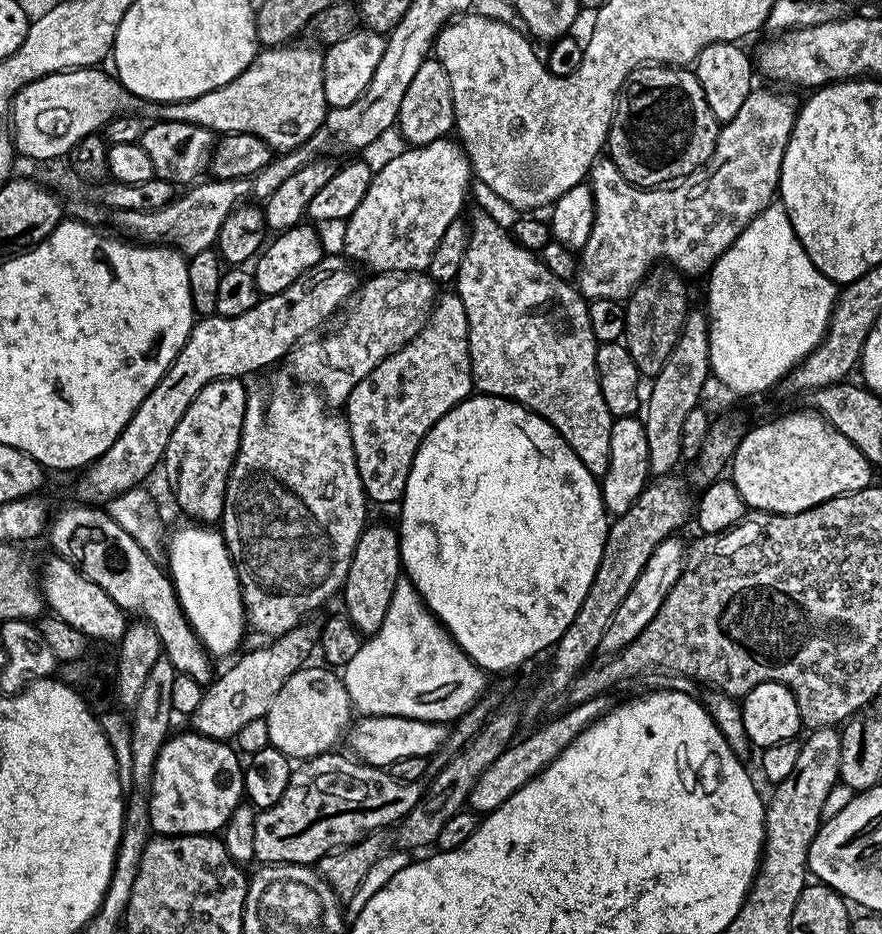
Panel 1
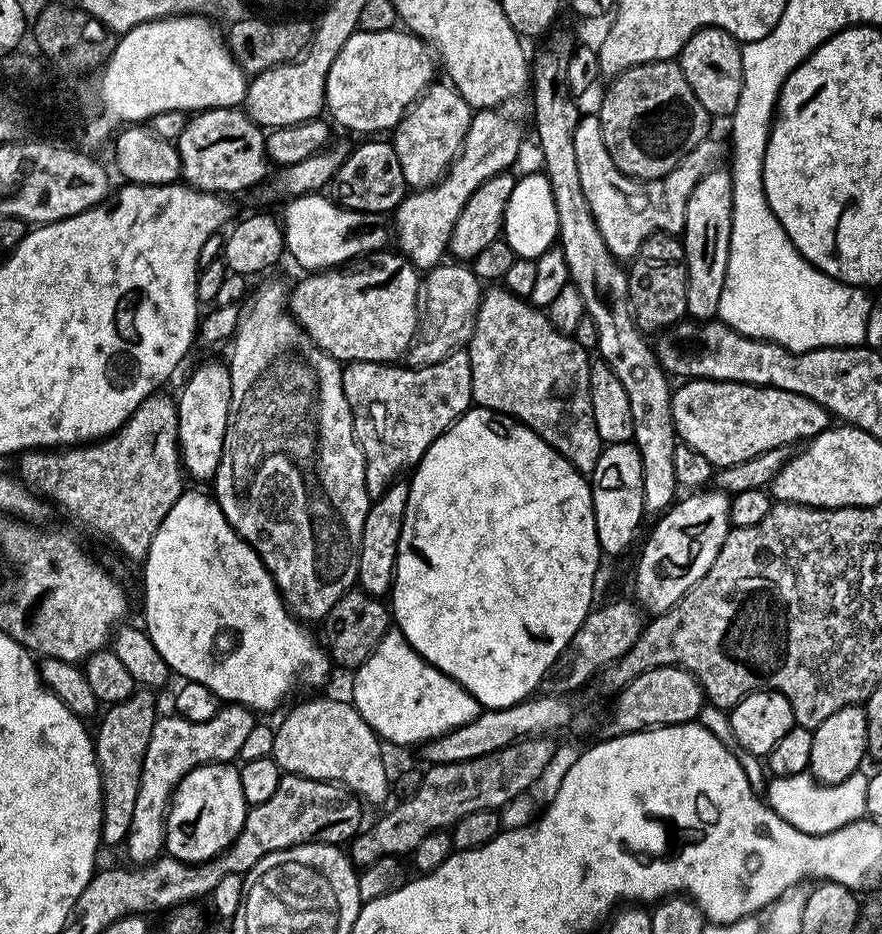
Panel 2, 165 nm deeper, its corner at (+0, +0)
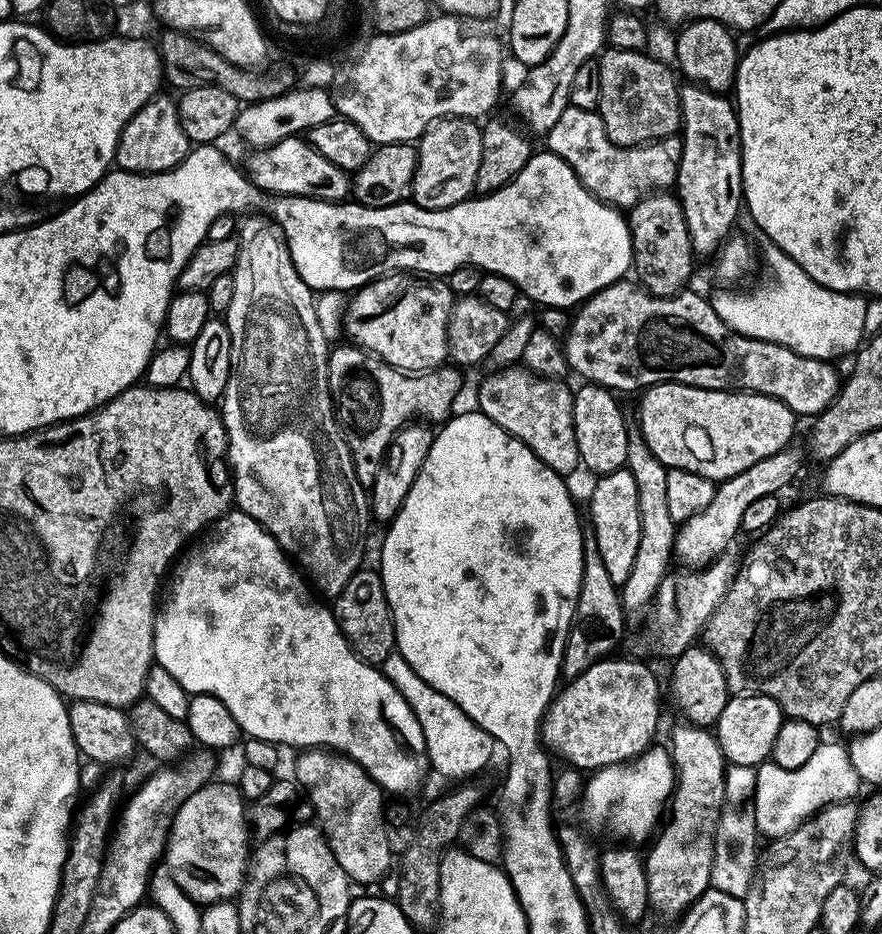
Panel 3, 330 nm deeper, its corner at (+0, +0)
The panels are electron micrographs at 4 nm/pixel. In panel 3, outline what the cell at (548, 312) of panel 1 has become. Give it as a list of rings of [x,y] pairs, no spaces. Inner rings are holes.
[[[509,366],[487,374],[489,376],[481,382],[476,392],[479,411],[486,418],[498,422],[502,430],[530,446],[530,450],[534,450],[534,454],[550,466],[550,470],[562,477],[571,477],[571,472],[581,467],[578,438],[574,438],[573,389],[567,388],[563,379],[535,376],[523,366]]]

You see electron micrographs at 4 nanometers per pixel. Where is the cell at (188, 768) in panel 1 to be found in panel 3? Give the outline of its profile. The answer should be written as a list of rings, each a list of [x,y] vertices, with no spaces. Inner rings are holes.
[[[216,783],[205,784],[182,802],[172,831],[168,833],[167,867],[174,882],[178,882],[180,889],[200,906],[239,897],[248,879],[250,857],[254,852],[250,816],[239,787],[235,783]]]

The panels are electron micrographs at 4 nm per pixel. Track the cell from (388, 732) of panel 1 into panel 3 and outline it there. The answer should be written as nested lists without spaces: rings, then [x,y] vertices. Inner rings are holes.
[[[605,658],[600,660],[594,666],[590,666],[582,674],[578,674],[573,680],[567,681],[553,696],[551,704],[548,706],[548,711],[545,712],[543,721],[540,725],[540,735],[542,743],[553,757],[561,756],[564,762],[567,762],[571,767],[577,770],[595,770],[605,768],[611,764],[624,764],[627,760],[632,760],[636,756],[640,756],[647,748],[653,747],[656,736],[656,727],[660,724],[660,692],[662,696],[662,684],[656,681],[656,676],[643,664],[640,660],[616,660],[617,658]]]

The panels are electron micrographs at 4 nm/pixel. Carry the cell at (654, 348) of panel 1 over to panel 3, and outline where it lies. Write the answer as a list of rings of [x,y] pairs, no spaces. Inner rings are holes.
[[[653,190],[643,196],[632,208],[627,209],[626,219],[628,228],[632,232],[632,268],[635,279],[640,287],[652,296],[674,296],[685,287],[684,284],[692,276],[692,260],[694,253],[690,234],[686,230],[686,218],[682,214],[679,199],[671,191]]]

